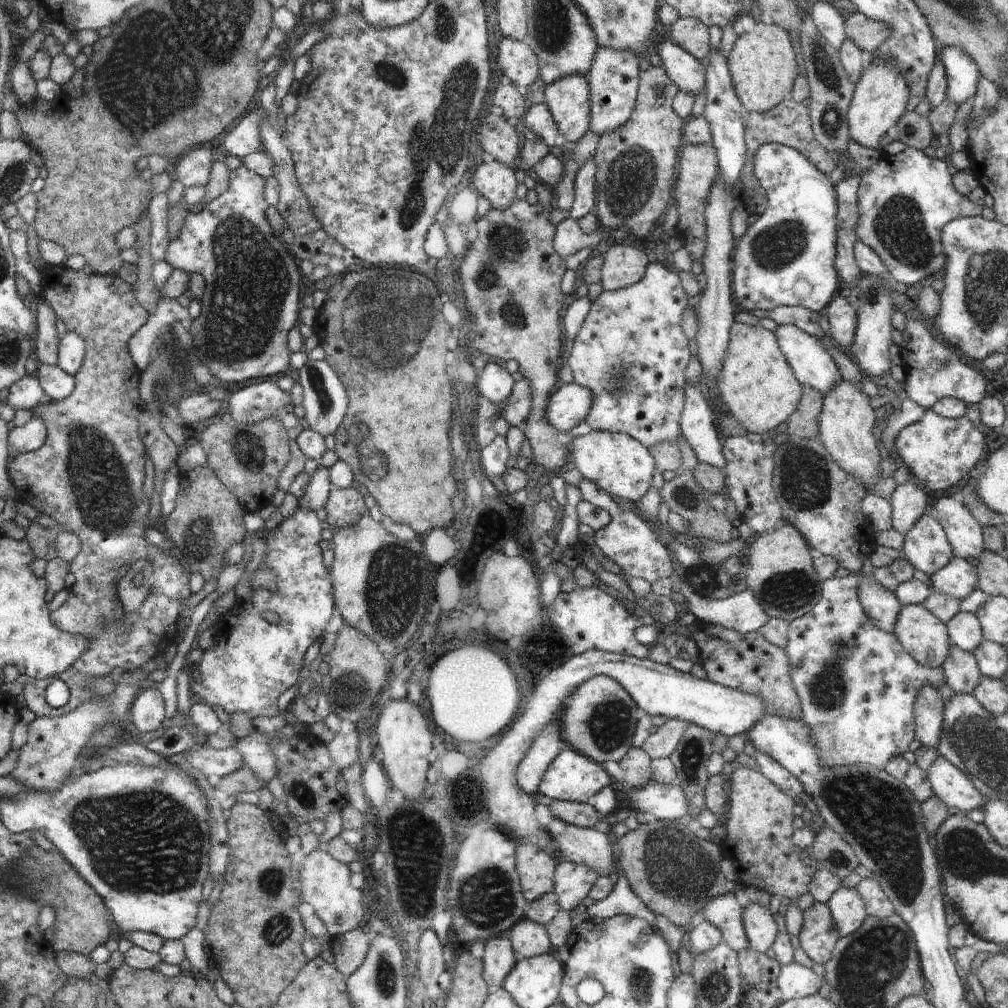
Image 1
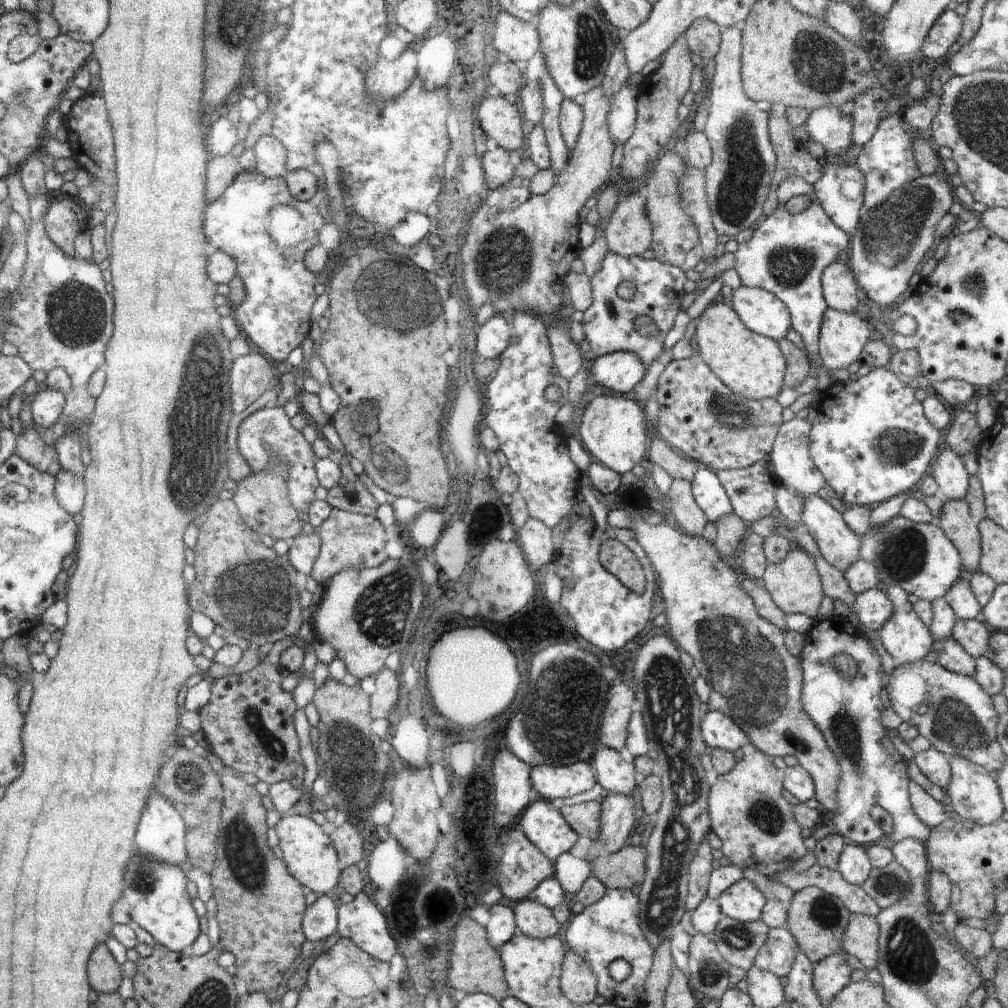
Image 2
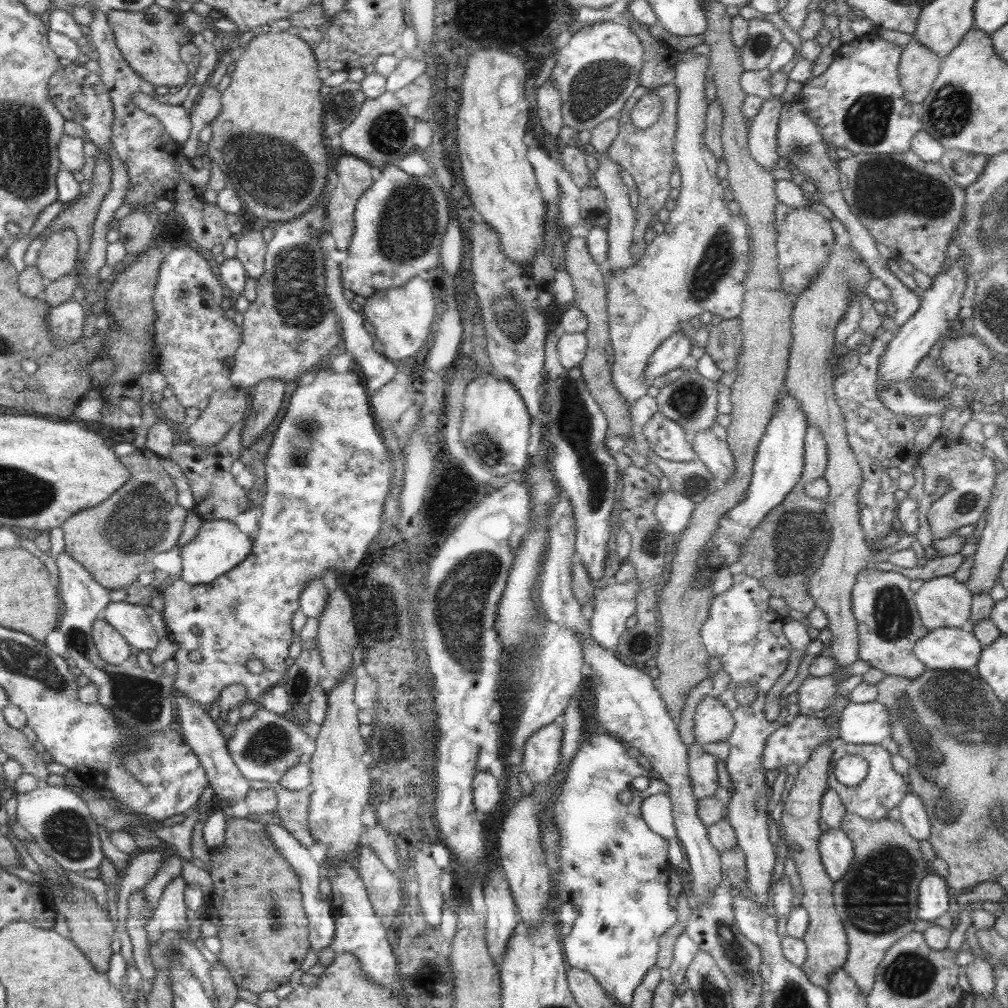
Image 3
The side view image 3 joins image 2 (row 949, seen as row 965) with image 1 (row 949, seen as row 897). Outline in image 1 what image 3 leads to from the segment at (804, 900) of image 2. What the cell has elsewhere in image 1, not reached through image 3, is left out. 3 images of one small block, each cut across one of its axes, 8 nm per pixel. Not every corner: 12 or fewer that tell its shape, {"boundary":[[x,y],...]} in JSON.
{"boundary":[[827,904],[803,912],[800,946],[816,964],[832,958],[840,930]]}

